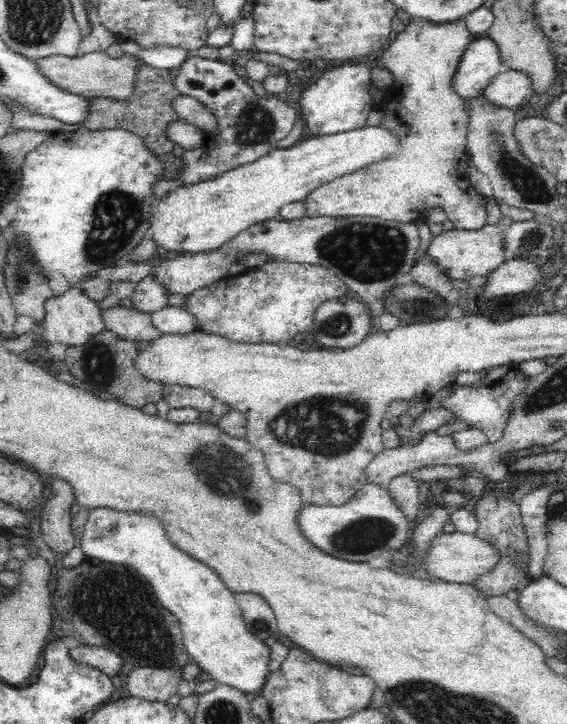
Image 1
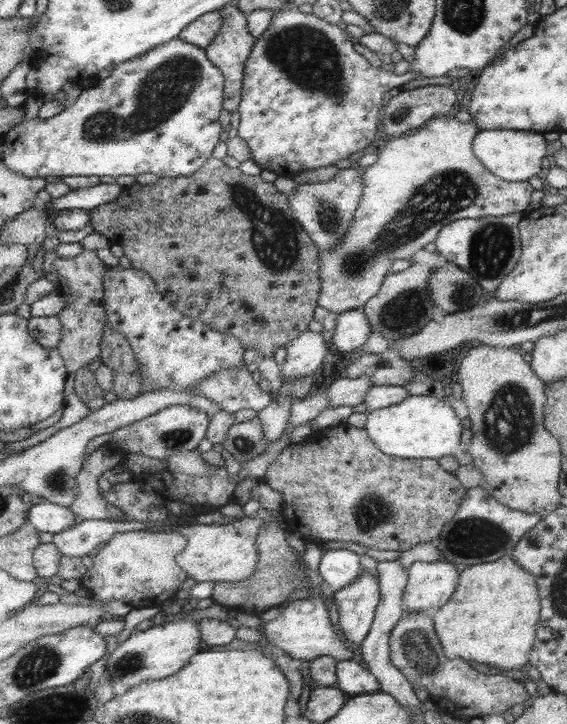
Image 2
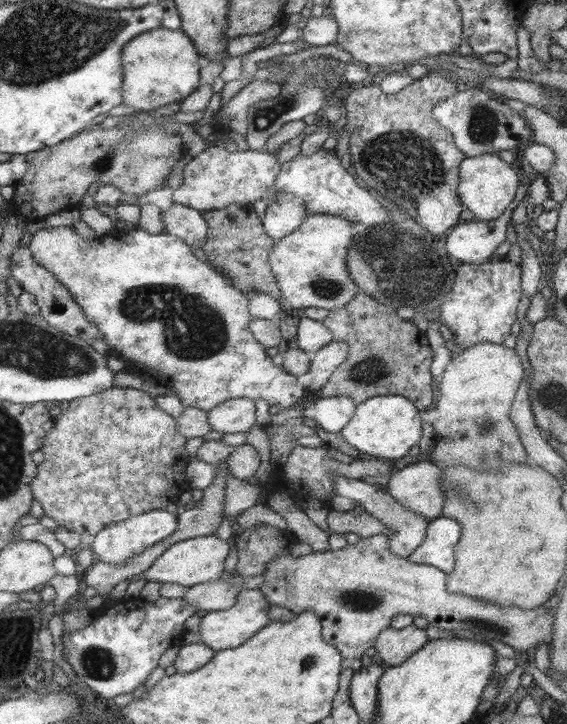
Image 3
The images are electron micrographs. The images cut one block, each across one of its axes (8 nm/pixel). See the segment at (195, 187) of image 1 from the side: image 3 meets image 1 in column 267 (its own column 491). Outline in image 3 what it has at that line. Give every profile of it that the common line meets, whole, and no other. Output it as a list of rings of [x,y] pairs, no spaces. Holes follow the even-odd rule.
[[[495,152],[463,159],[458,172],[459,200],[462,201],[465,210],[473,213],[474,220],[495,220],[515,198],[519,178],[509,163],[501,160]]]

